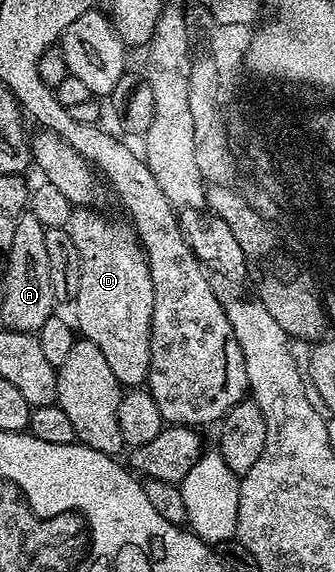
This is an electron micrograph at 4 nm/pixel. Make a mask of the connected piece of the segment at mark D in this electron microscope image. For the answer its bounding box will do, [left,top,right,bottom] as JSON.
[69,209,153,389]

